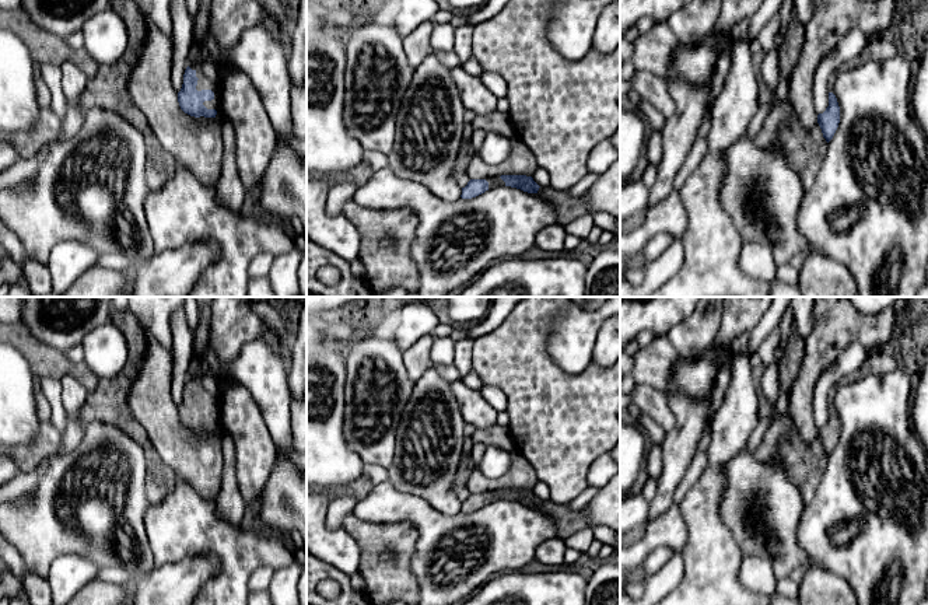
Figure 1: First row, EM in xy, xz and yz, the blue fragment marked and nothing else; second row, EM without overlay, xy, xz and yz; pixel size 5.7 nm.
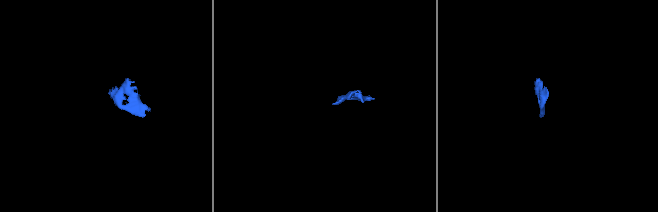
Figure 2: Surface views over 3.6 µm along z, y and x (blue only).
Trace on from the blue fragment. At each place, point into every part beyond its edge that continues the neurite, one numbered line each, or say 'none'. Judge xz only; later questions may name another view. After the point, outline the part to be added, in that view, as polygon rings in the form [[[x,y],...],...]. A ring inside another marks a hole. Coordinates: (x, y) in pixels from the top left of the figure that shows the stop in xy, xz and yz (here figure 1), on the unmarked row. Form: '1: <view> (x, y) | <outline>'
1: xz (493, 496) | [[[500,490],[487,492],[486,494],[488,496],[488,503],[505,499],[505,496]]]
2: xz (568, 521) | [[[540,500],[535,508],[547,514],[556,521],[556,538],[560,538],[563,541],[577,534],[578,531],[593,528],[589,522],[589,515],[585,508],[571,510],[567,507],[567,504],[556,504],[550,500]]]

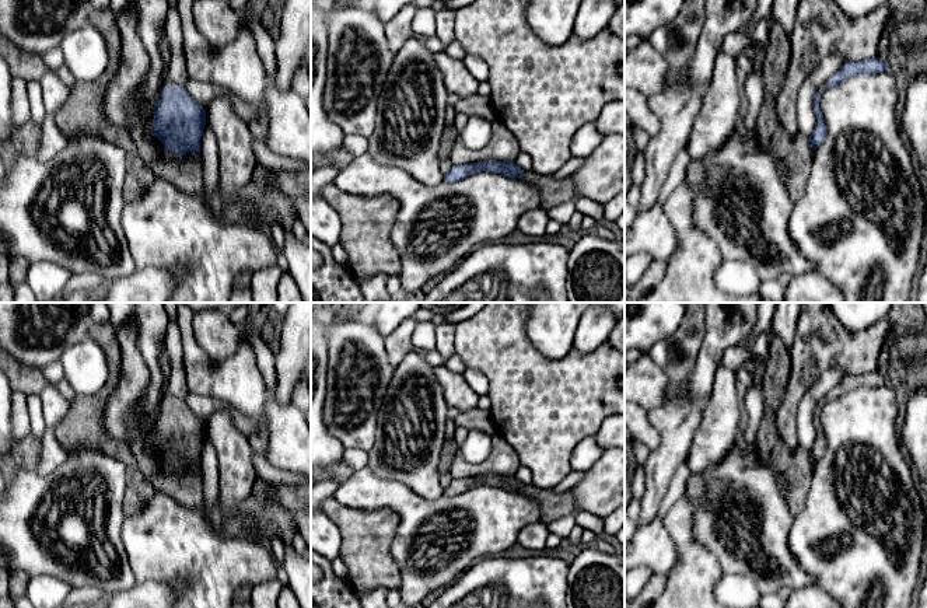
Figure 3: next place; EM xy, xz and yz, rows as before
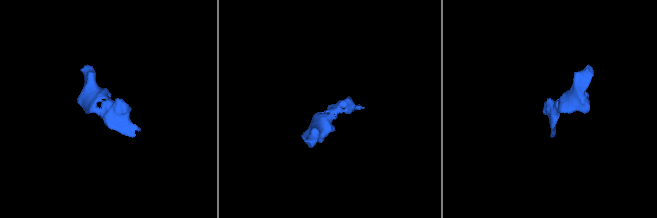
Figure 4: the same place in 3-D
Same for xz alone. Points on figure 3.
1: xz (553, 505) | [[[532,483],[524,485],[521,495],[536,500],[541,506],[541,520],[549,525],[552,521],[564,517],[576,516],[578,509],[576,507],[573,489],[569,492],[557,493],[553,489],[536,488]]]

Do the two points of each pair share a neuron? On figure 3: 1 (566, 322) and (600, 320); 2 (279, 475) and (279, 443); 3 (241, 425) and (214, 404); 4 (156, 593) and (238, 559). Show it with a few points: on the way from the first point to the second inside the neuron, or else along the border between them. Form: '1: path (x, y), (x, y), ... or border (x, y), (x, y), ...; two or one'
1: border (581, 317), (572, 348); two
2: border (263, 458), (277, 468), (296, 474); two
3: path (237, 418), (227, 408), (221, 406); one
4: border (137, 583), (164, 582), (177, 593); two

